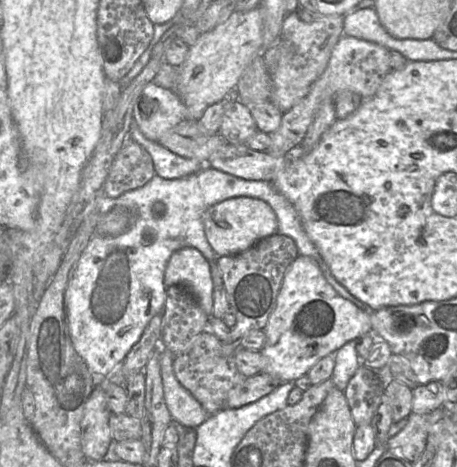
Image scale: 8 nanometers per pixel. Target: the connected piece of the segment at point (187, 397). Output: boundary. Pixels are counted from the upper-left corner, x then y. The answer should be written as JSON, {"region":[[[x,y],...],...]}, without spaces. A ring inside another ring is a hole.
{"region":[[[160,346],[160,366],[166,405],[173,419],[186,427],[196,428],[208,413],[200,402],[177,380],[173,372],[174,355]]]}

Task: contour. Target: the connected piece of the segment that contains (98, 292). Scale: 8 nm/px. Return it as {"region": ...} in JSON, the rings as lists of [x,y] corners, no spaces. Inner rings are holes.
{"region":[[[204,166],[197,173],[178,179],[164,179],[157,174],[156,170],[155,173],[156,175],[143,187],[127,191],[116,198],[109,198],[104,194],[96,197],[97,210],[100,215],[115,207],[124,207],[132,212],[134,220],[129,230],[119,236],[103,237],[94,235],[90,239],[66,290],[65,305],[73,346],[85,361],[91,373],[96,377],[110,376],[115,367],[124,361],[133,345],[138,342],[150,320],[155,315],[163,313],[167,289],[164,283],[164,274],[168,261],[175,251],[193,247],[199,250],[209,263],[217,262],[218,256],[205,235],[203,216],[208,208],[229,198],[251,197],[261,199],[269,204],[277,216],[277,234],[291,237],[297,245],[299,255],[310,256],[315,259],[328,283],[341,296],[352,301],[360,308],[368,311],[374,310],[352,295],[345,286],[335,279],[316,244],[305,231],[298,211],[276,189],[272,182],[246,180],[210,166]],[[155,202],[161,202],[164,205],[164,214],[161,217],[154,217],[153,215],[152,207]]]}

